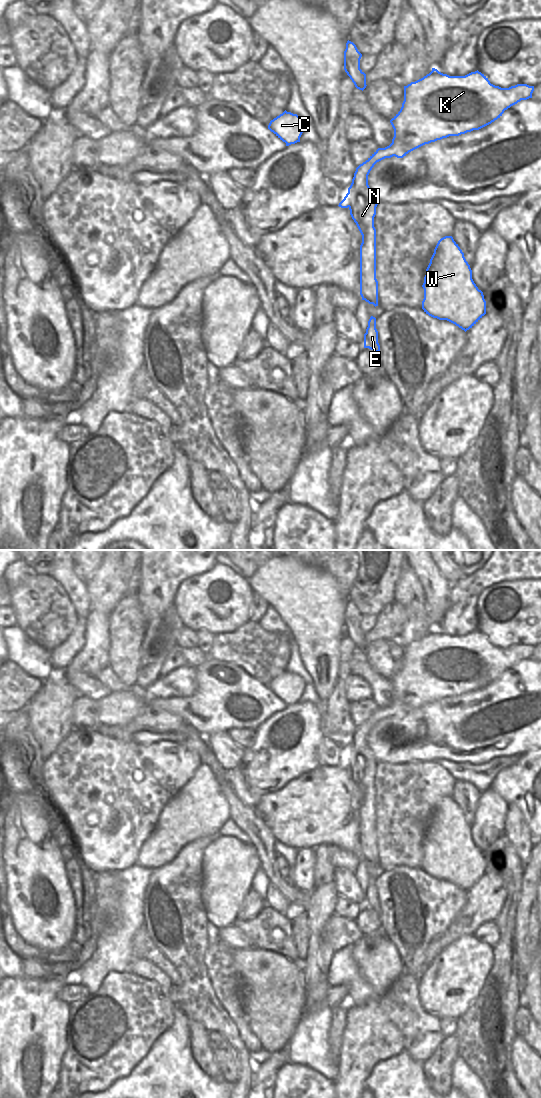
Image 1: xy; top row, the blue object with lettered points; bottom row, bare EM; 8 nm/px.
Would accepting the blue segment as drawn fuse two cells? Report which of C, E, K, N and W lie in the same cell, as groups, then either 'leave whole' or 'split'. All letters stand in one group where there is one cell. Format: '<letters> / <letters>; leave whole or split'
C E K N W; leave whole

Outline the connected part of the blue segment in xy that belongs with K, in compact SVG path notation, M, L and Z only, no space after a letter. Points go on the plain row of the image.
M435 628L423 638L404 646L402 667L390 680L394 689L392 703L378 708L356 728L348 753L338 765L350 770L362 795L362 860L378 866L374 787L378 761L368 745L368 735L374 725L393 716L403 718L425 704L479 690L500 678L511 666L532 658L533 651L534 646L527 644L509 648L495 646L478 630L465 636L449 636Z

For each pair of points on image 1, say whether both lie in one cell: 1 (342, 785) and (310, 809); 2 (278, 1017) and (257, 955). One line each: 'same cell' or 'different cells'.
1: same cell
2: same cell

